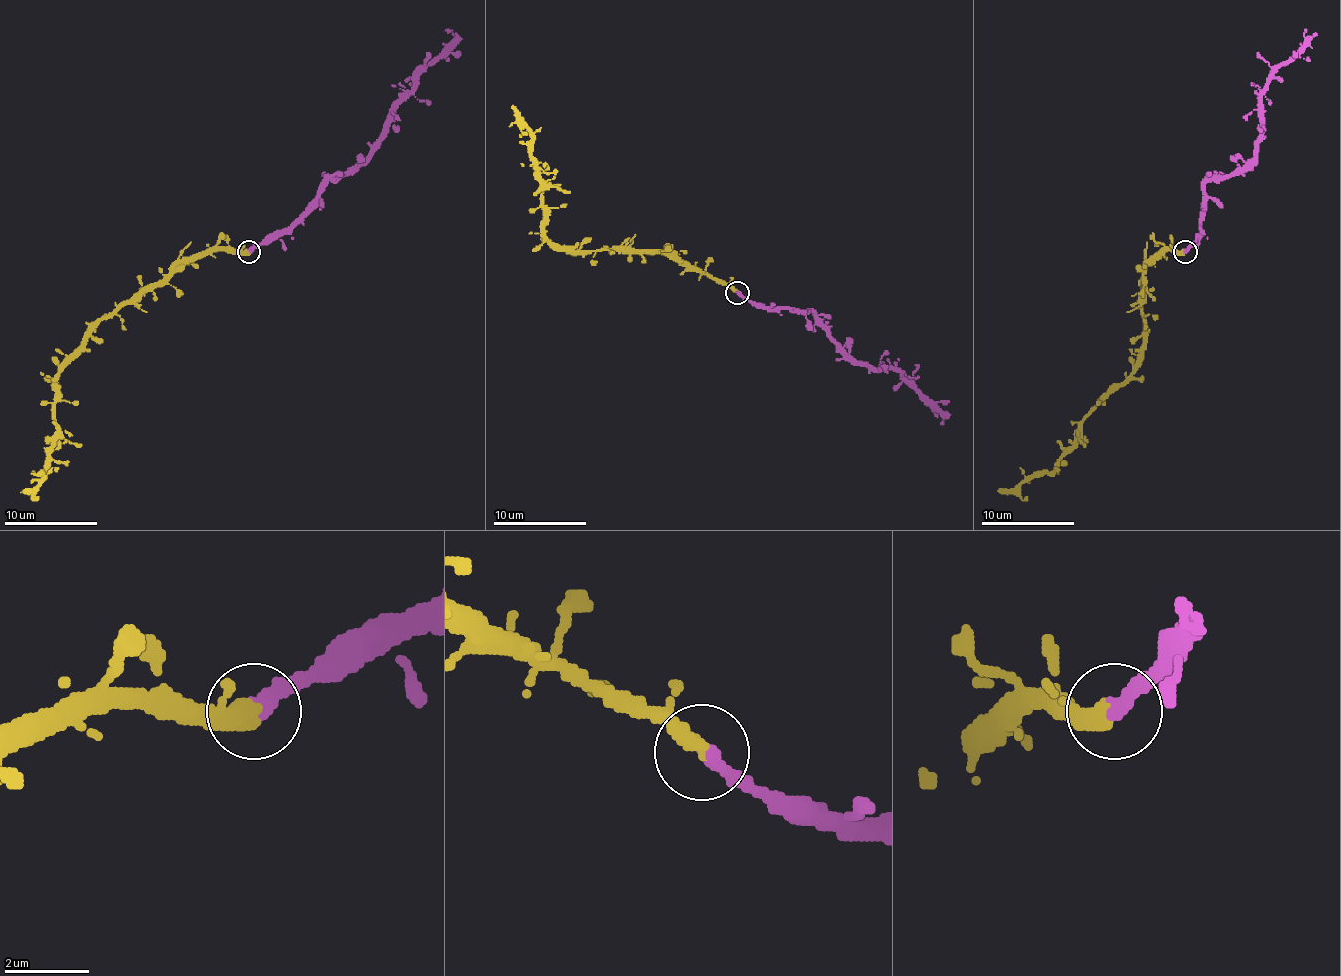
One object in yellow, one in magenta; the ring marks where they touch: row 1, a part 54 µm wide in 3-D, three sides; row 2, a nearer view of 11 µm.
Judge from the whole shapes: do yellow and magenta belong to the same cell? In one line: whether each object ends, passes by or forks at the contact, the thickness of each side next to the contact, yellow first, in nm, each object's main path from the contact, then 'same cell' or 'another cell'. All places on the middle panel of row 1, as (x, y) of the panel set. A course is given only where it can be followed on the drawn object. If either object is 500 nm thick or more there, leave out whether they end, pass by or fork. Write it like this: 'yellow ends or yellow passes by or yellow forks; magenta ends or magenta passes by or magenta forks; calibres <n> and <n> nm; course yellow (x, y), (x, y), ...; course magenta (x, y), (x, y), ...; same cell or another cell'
yellow ends; magenta ends; calibres 440 and 400 nm; course yellow (738, 292), (661, 252), (554, 248), (542, 236), (545, 190), (531, 157), (531, 129), (512, 106); course magenta (738, 292), (770, 308), (810, 310), (854, 362), (898, 371), (945, 410), (933, 413); same cell

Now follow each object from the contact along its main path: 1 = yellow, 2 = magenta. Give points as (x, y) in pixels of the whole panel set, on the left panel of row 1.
1: (249, 252), (219, 249), (196, 254), (110, 312), (54, 375), (56, 438), (49, 466), (33, 489), (24, 491)
2: (249, 252), (282, 233), (328, 180), (342, 177), (365, 156), (389, 112), (454, 40), (456, 33), (444, 31)

